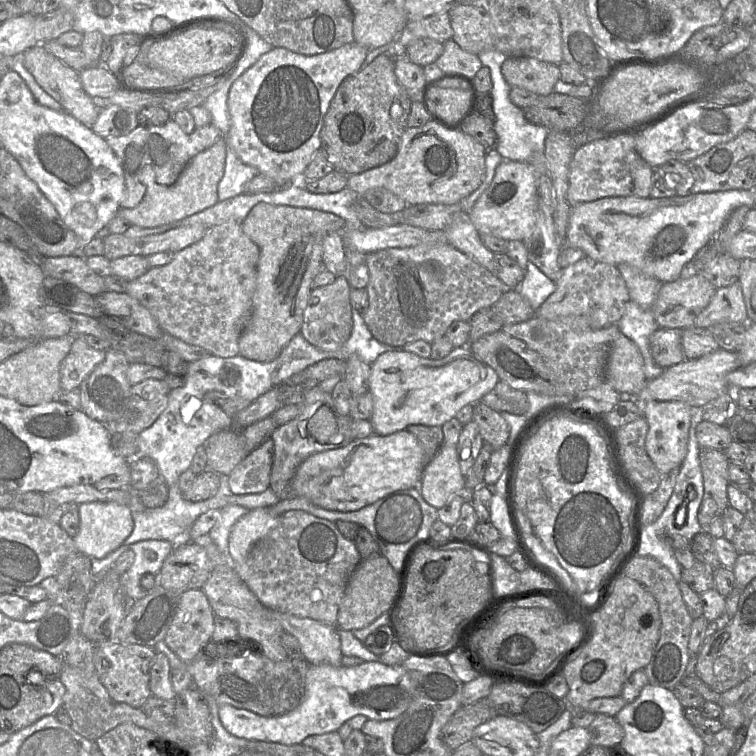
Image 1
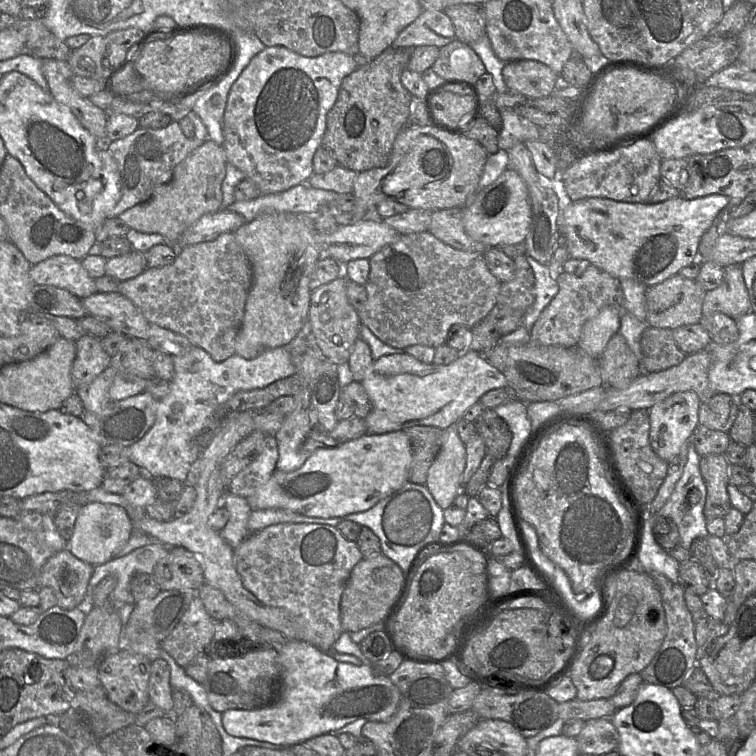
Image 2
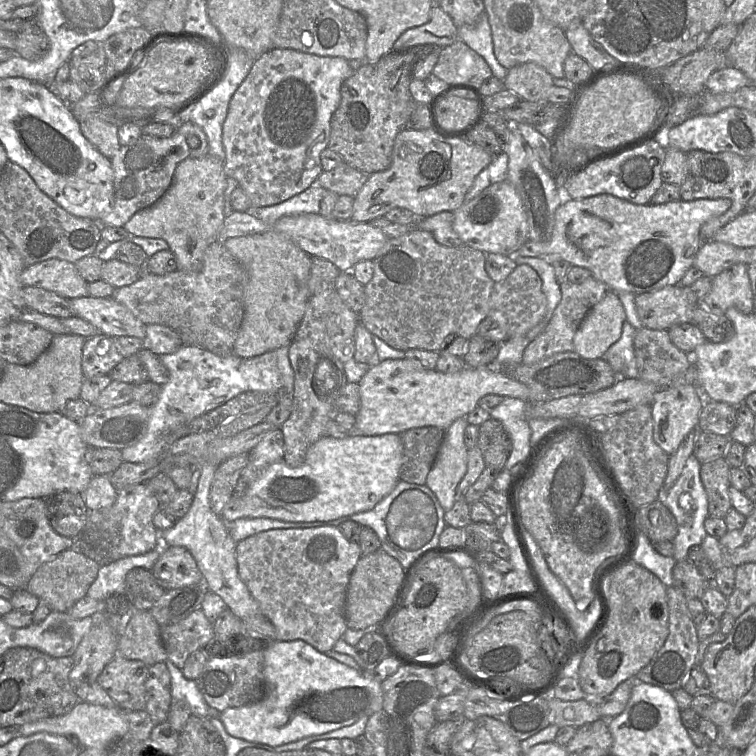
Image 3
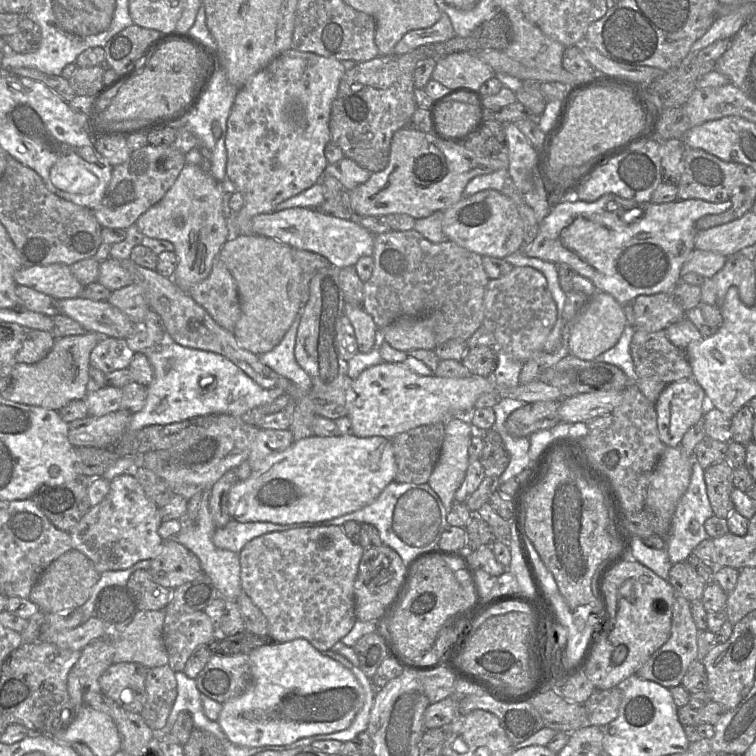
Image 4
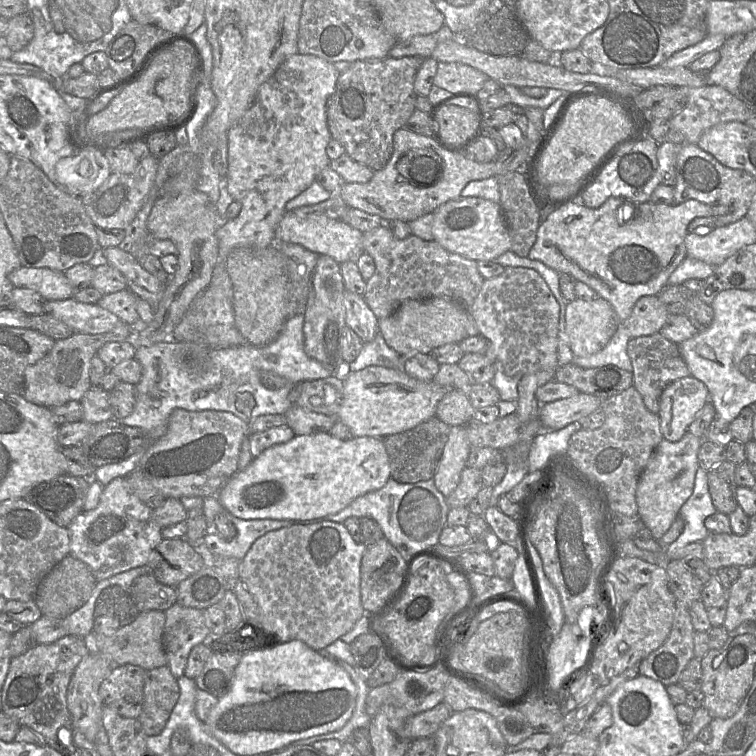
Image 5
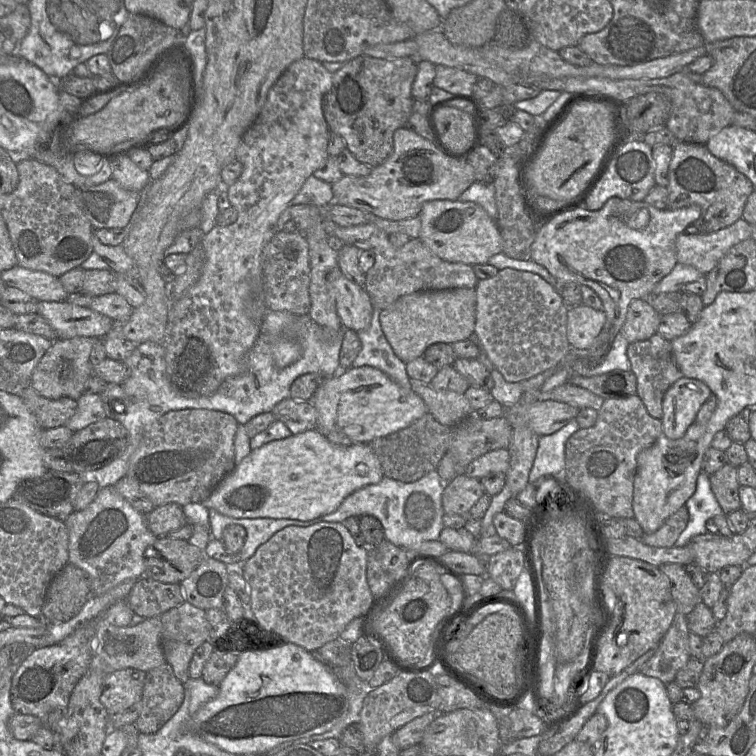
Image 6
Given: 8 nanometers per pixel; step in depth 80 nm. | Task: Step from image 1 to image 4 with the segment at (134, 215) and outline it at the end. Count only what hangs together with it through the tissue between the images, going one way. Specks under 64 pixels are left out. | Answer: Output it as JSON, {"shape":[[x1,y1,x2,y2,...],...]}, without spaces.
{"shape":[[186,164,165,196,140,215,135,224,144,236,167,240,173,244,177,267,171,279,181,290,187,292,191,286,209,276,223,244,229,240,227,219,222,211,222,183,204,170,201,165]]}

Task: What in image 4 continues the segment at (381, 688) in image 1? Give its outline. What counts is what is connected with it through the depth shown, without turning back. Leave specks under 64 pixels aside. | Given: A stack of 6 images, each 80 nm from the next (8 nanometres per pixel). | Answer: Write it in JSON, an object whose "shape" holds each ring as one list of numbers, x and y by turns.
{"shape":[[304,638,264,645,249,654,251,681,239,696,222,704,217,719,228,739,238,746,282,746,299,739,331,734,347,729,365,702,364,690,353,673,341,663,325,656]]}

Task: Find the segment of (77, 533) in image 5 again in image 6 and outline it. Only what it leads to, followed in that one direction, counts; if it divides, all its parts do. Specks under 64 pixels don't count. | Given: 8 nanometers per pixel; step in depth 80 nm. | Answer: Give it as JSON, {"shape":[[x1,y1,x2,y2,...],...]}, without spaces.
{"shape":[[114,486,100,488,92,503,81,511,74,511,64,521,69,535,68,562,81,568,89,577,92,595,101,595,118,584,144,576,144,552,156,540,147,526,146,515,132,507,116,490]]}

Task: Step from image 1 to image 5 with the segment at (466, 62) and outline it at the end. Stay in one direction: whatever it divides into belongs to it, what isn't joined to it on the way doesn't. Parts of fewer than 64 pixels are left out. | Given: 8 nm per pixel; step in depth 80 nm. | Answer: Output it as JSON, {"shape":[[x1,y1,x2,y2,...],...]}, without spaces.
{"shape":[[439,62,433,84,451,94,476,94,488,79,486,74,469,65]]}

